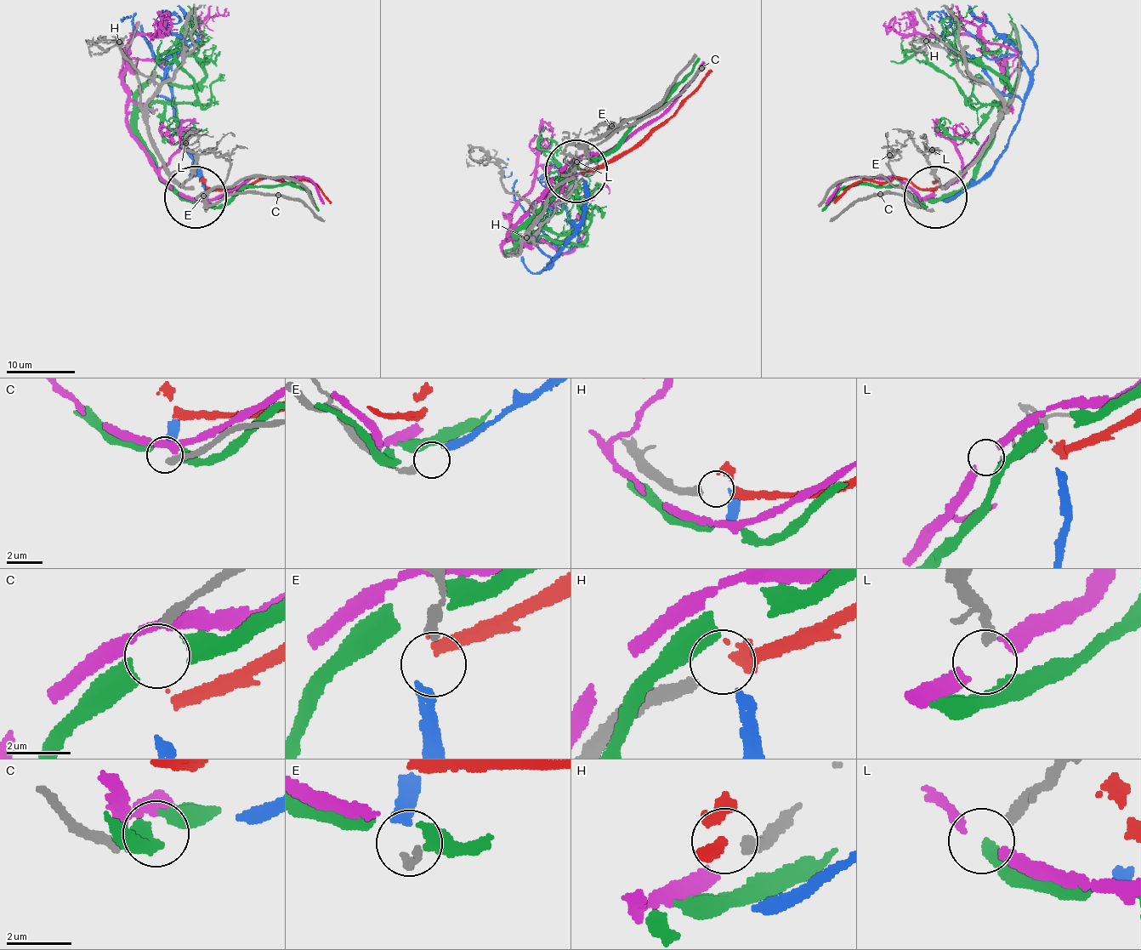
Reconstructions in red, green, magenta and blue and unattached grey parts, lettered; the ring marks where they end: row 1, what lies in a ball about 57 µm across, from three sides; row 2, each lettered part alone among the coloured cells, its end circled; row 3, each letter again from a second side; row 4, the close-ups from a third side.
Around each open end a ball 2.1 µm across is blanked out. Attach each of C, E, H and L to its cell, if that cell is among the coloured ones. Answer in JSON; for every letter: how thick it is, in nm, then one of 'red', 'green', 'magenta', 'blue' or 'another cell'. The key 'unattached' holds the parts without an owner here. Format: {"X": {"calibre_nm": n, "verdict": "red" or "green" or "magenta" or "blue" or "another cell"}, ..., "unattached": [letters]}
{"C": {"calibre_nm": 320, "verdict": "another cell"}, "E": {"calibre_nm": 320, "verdict": "blue"}, "H": {"calibre_nm": 380, "verdict": "red"}, "L": {"calibre_nm": 320, "verdict": "green"}, "unattached": ["C"]}

